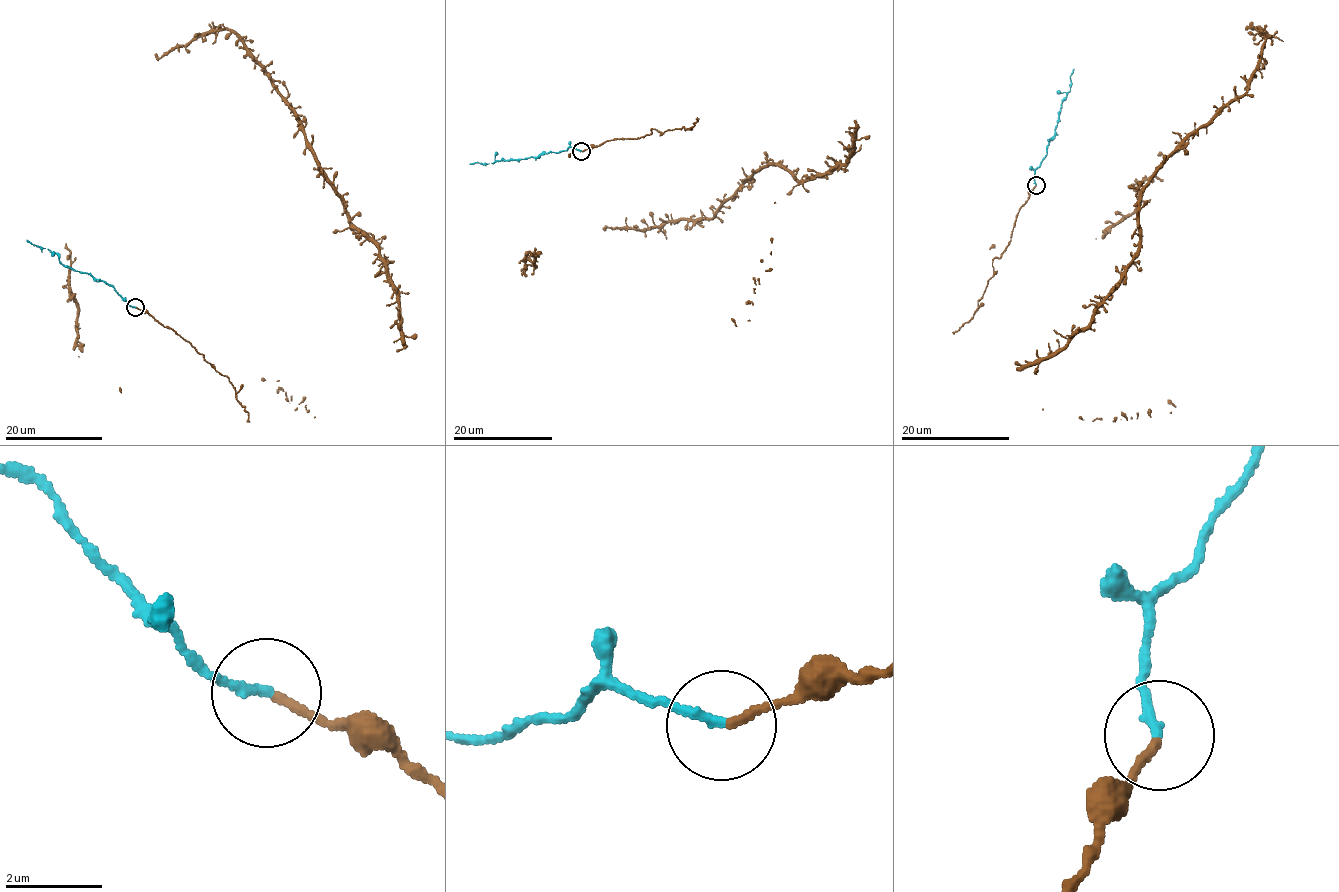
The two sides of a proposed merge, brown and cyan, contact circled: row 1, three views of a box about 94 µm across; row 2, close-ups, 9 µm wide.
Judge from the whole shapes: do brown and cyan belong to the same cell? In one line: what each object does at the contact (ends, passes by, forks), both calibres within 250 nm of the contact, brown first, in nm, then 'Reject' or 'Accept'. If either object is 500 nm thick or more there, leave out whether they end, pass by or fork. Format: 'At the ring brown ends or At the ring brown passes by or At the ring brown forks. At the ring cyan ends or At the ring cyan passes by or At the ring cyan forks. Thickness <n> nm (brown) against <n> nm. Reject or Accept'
At the ring brown ends. At the ring cyan ends. Thickness 160 nm (brown) against 190 nm. Accept

